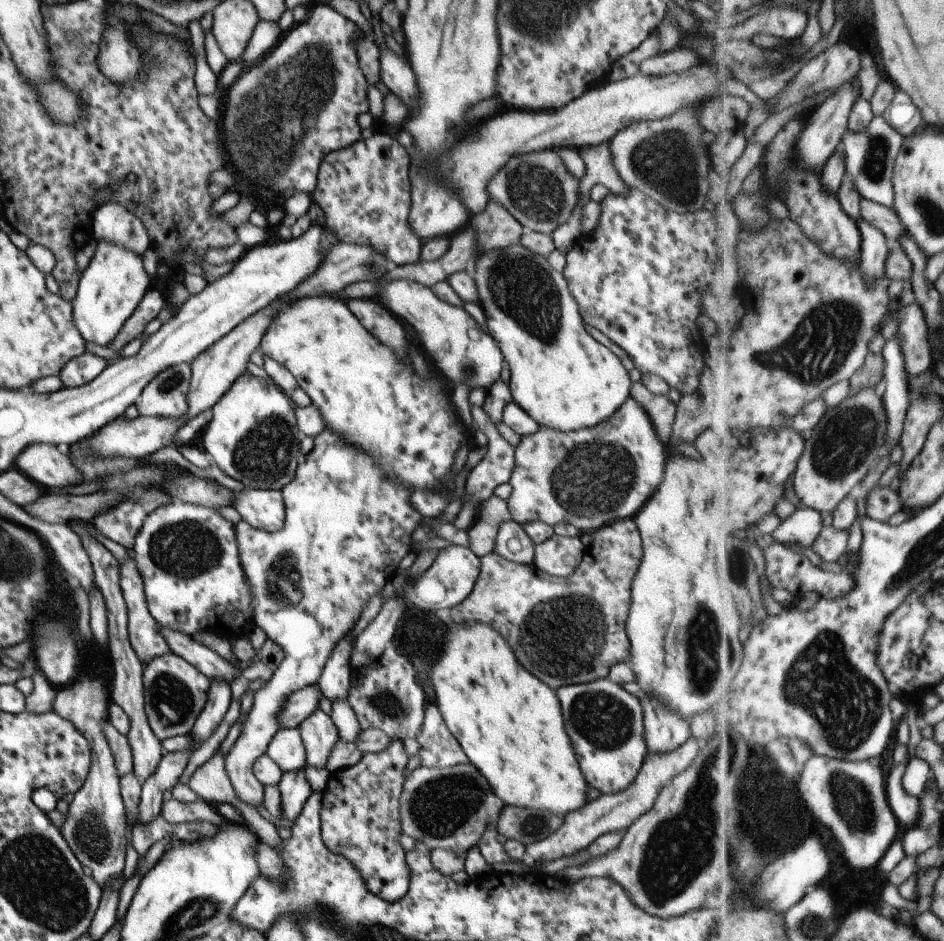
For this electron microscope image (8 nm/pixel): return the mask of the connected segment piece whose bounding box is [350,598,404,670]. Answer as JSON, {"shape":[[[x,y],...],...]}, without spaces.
{"shape":[[[390,598],[381,604],[378,616],[366,626],[355,639],[354,650],[350,656],[350,670],[362,668],[370,662],[376,662],[386,645],[393,640],[394,632],[404,612],[404,602],[400,598]]]}

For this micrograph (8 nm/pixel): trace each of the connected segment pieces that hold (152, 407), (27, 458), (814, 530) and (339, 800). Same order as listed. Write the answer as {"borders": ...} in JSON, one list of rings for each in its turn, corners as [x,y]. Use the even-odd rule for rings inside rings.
{"borders":[[[[182,362],[164,368],[144,388],[137,403],[140,417],[184,418],[188,412],[187,394],[190,389],[191,364]]],[[[38,444],[16,458],[16,466],[26,474],[34,476],[44,488],[72,488],[83,483],[82,472],[70,462],[68,456],[60,454],[58,448]]],[[[808,507],[798,509],[794,516],[783,520],[773,535],[780,543],[814,549],[824,529],[824,518],[820,511]]],[[[393,739],[386,750],[366,753],[357,764],[332,772],[325,789],[322,790],[322,810],[320,810],[322,842],[330,852],[344,856],[360,872],[368,890],[386,902],[398,902],[408,892],[408,886],[410,886],[406,851],[400,846],[400,832],[403,830],[399,802],[408,759],[402,741]]]]}

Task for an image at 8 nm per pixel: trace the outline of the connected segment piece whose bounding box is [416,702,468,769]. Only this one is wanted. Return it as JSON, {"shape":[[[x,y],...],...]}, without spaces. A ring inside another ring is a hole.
{"shape":[[[435,702],[427,703],[422,728],[416,739],[419,744],[420,766],[439,769],[468,764],[466,754],[448,730]]]}

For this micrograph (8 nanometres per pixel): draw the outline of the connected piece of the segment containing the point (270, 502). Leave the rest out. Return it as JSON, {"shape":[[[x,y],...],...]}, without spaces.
{"shape":[[[244,488],[232,494],[234,494],[232,508],[248,524],[268,532],[284,528],[286,513],[282,492]]]}

